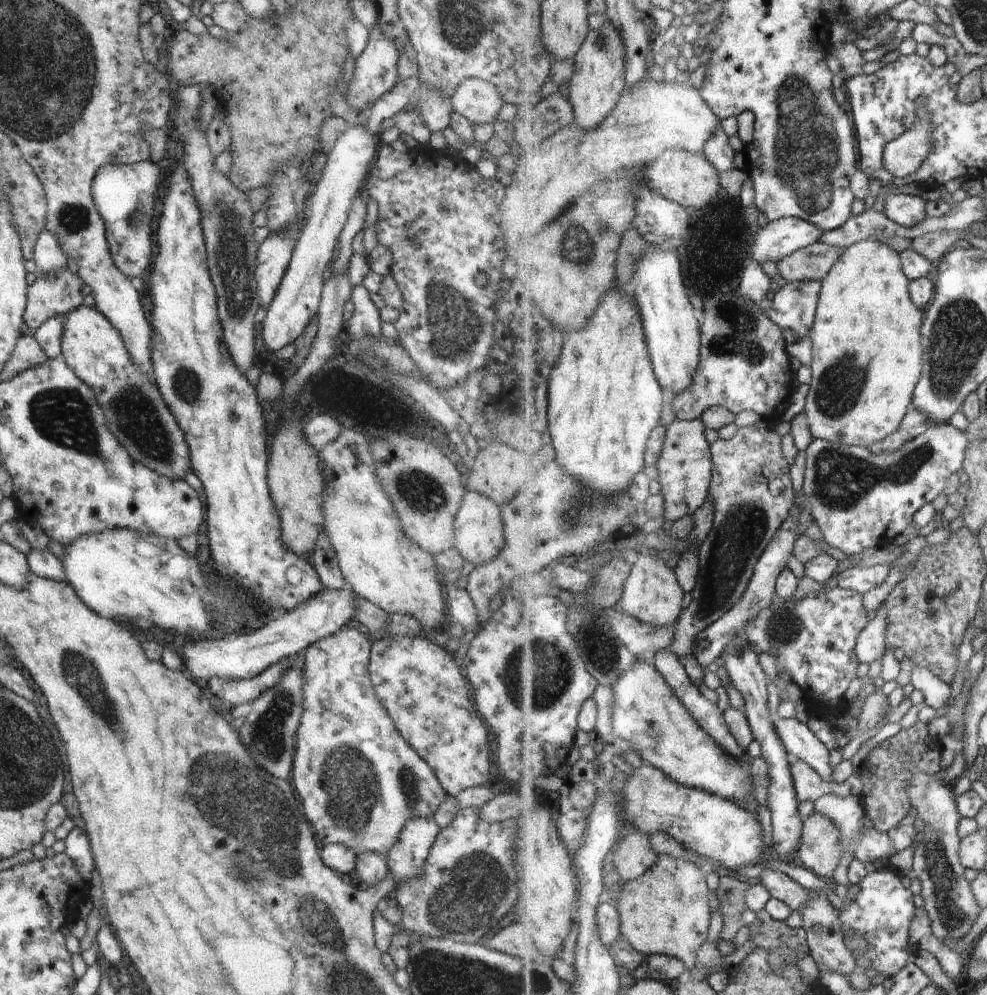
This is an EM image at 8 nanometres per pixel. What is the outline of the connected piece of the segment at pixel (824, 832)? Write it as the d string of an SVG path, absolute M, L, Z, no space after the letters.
M814 813L805 820L802 838L799 844L797 856L803 864L820 878L833 878L836 868L840 866L840 860L845 852L845 846L841 841L843 828L827 814Z

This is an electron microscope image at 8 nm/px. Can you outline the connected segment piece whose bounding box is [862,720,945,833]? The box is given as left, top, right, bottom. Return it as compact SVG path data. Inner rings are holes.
M918 720L909 729L901 730L897 735L870 749L866 758L869 768L862 775L866 816L879 831L893 833L908 814L914 814L914 804L909 794L913 778L918 773L940 775L943 770L940 768L940 760L945 747L942 741L932 737L928 723Z

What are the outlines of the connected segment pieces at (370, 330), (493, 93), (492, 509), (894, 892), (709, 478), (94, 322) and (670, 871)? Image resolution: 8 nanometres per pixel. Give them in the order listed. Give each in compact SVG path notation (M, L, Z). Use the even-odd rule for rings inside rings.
M356 285L351 290L354 310L352 316L344 324L344 329L354 340L380 335L382 326L380 311L372 303L370 293L362 285Z
M478 77L464 79L450 101L451 108L468 118L472 125L493 124L509 113L497 88Z
M466 491L454 524L454 544L466 561L475 567L496 558L504 548L504 525L499 506L476 491Z
M896 867L892 868L892 870L877 869L876 871L870 873L861 883L852 884L851 888L849 889L848 895L846 896L847 906L842 911L839 911L839 913L841 914L841 919L843 920L843 930L844 932L846 932L846 935L848 931L860 931L861 933L864 933L867 936L867 939L871 944L871 947L868 951L865 951L864 953L854 953L859 964L859 970L864 971L868 968L875 968L879 971L879 974L882 973L887 975L888 977L894 978L894 976L896 976L898 972L900 972L903 968L906 968L906 966L908 966L910 962L915 958L915 956L912 955L910 952L910 935L911 922L915 917L915 912L918 910L918 906L914 903L914 898L916 898L916 895L914 895L914 892L912 892L912 890L910 890L910 887L908 886L908 878L909 874L901 872Z
M677 418L667 430L668 439L664 444L664 454L657 463L657 468L662 494L666 499L665 516L674 522L688 515L694 516L710 500L715 462L712 445L706 438L706 428L703 418L694 420Z
M83 304L76 307L66 314L63 325L60 357L78 375L78 378L94 391L96 400L104 411L108 430L115 434L118 442L124 446L128 454L131 454L134 461L141 462L144 466L169 479L184 479L185 474L191 471L188 445L184 432L180 430L176 419L168 410L161 392L155 385L153 375L145 375L138 370L122 342L120 333L96 307L87 307Z
M659 855L659 861L640 880L626 882L621 890L619 907L622 917L622 934L634 948L647 958L652 955L670 955L681 958L686 964L688 976L697 966L698 950L708 942L708 932L712 926L710 908L710 888L705 872L693 861L676 858L672 855Z

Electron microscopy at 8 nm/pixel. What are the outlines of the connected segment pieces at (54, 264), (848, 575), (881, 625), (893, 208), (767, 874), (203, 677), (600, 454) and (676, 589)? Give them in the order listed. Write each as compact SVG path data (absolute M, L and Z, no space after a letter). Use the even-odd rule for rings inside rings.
M46 228L39 234L34 245L33 259L37 271L42 273L55 273L58 269L67 267L67 256L60 243Z
M886 563L863 569L856 567L846 569L837 576L838 586L866 594L886 582L886 578L891 575L892 567L892 564Z
M886 605L878 609L877 617L868 623L863 634L859 638L857 653L861 662L874 664L876 660L882 660L888 648L887 628L889 610Z
M896 190L886 196L885 213L905 227L917 227L928 219L928 201Z
M766 869L761 876L762 884L768 887L772 896L787 902L793 910L801 912L805 902L812 896L808 890L780 870Z
M324 587L316 596L300 603L293 611L268 617L260 626L249 630L250 634L244 634L244 636L230 634L228 638L222 638L222 640L216 638L214 640L203 641L194 641L186 637L186 643L182 646L182 650L178 651L179 656L182 658L184 670L188 677L201 684L205 683L210 677L226 679L257 677L268 667L280 663L293 655L302 653L303 650L306 650L315 642L321 641L323 638L334 634L338 629L344 627L345 624L354 618L355 608L353 602L355 601L355 596L356 594L349 588L334 590Z
M618 286L614 290L608 290L600 302L600 308L596 310L596 316L588 321L586 330L571 330L564 332L565 345L556 364L553 366L549 378L549 393L550 393L550 406L549 406L549 432L554 434L554 446L558 450L557 458L560 462L564 462L564 466L568 466L568 470L572 470L574 476L578 476L580 480L590 484L590 490L598 491L599 493L615 495L621 493L632 482L632 479L644 468L647 462L647 450L651 444L651 434L659 428L659 424L663 420L663 412L666 404L669 402L664 398L666 388L660 382L656 374L655 362L652 360L651 350L649 346L649 338L647 335L647 326L643 310L640 306L639 300L635 296L622 292Z
M646 549L640 554L642 556L633 566L622 595L626 613L653 628L676 628L685 609L684 598L686 598L685 588L680 582L679 575L675 569L666 564L664 559L653 558Z

